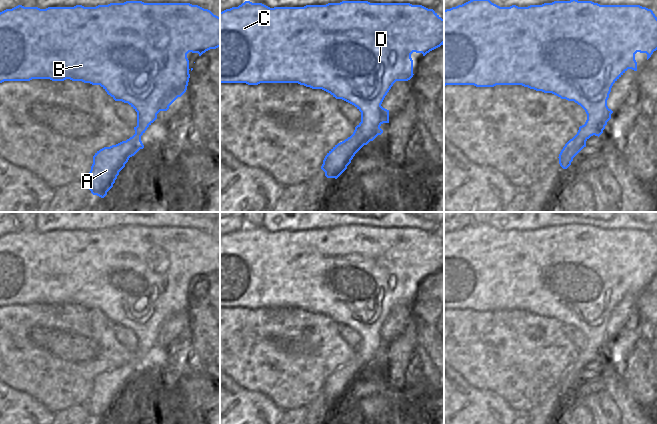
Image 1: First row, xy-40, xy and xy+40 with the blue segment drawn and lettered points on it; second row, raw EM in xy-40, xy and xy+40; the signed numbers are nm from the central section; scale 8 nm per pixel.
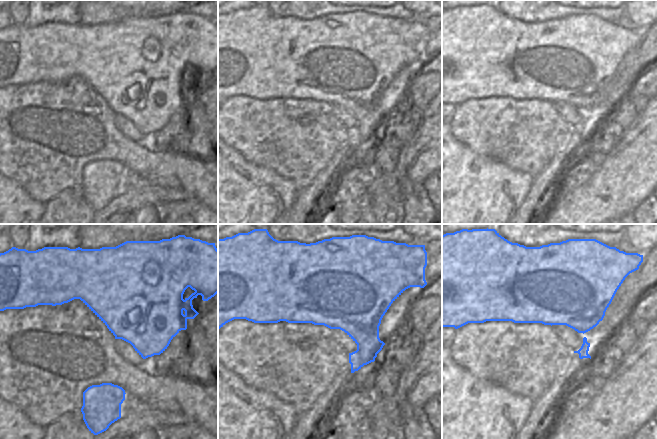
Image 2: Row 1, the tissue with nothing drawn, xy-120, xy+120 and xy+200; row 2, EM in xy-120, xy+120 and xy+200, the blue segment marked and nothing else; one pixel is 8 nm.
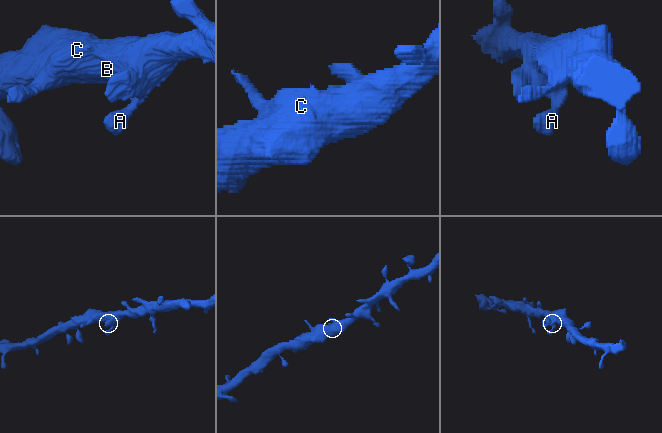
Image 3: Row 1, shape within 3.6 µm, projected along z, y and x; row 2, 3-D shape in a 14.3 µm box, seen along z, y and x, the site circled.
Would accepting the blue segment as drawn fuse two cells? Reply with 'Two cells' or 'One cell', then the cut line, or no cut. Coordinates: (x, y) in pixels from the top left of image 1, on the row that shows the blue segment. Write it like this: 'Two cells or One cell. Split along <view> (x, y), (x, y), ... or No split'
One cell. No split

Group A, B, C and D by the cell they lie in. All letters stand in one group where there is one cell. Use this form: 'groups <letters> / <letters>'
groups A B C D

